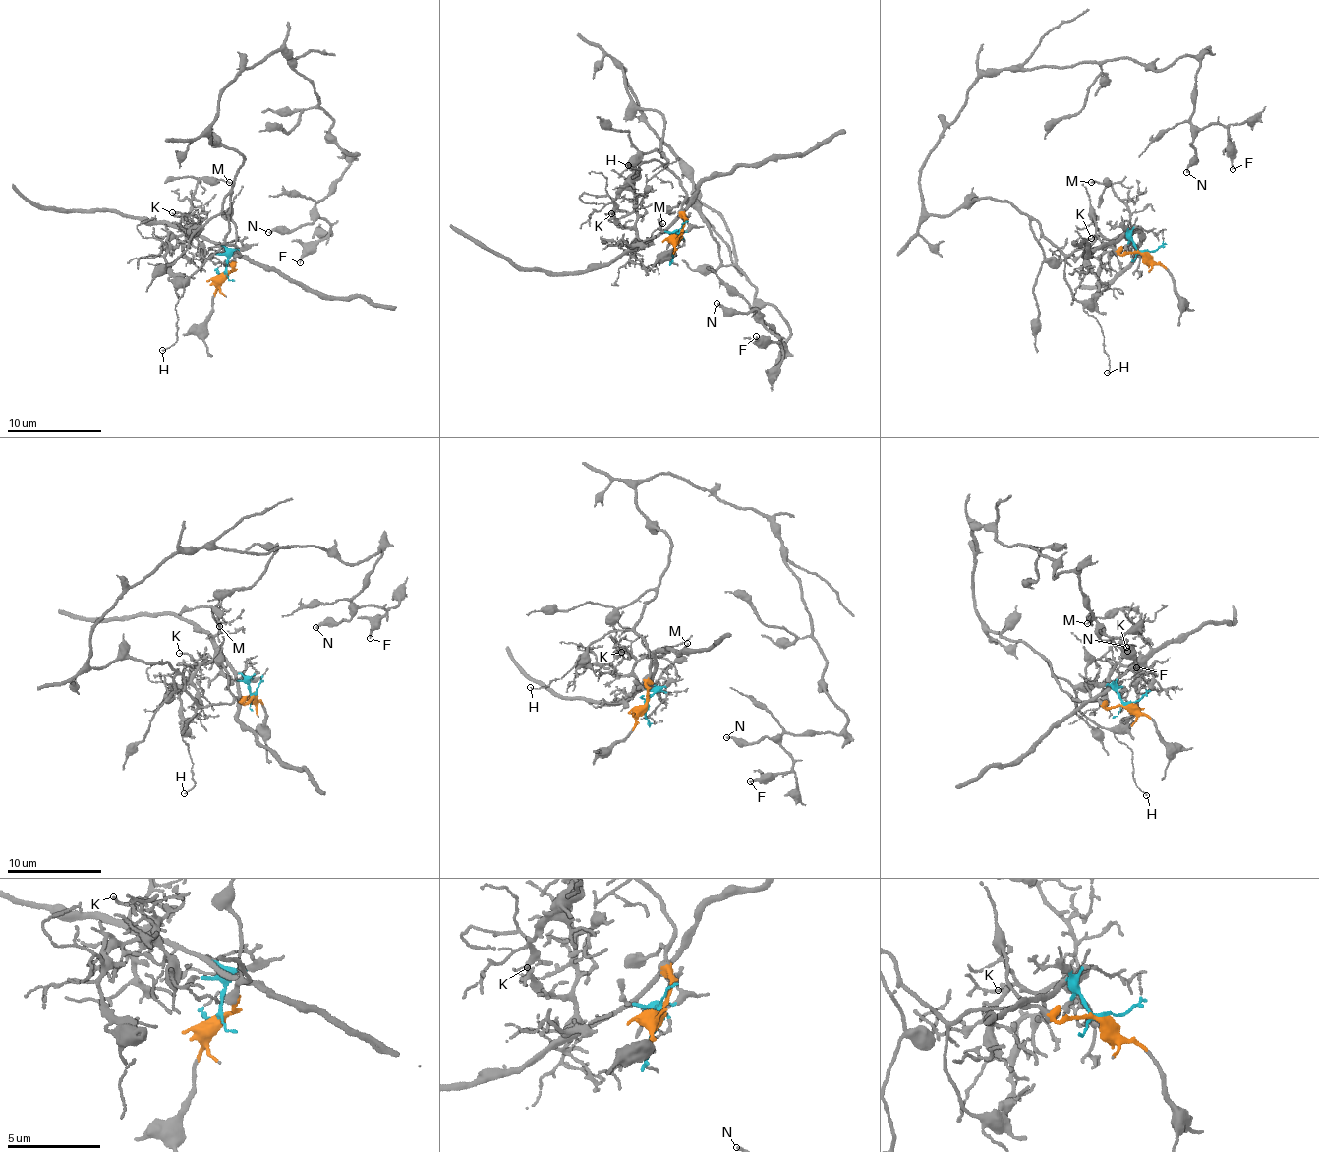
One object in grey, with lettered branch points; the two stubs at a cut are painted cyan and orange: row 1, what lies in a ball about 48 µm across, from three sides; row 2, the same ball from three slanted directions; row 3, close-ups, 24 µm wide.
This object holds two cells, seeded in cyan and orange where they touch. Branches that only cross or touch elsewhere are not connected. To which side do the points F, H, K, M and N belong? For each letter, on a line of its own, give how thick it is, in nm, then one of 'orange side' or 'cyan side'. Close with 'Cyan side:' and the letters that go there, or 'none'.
F: calibre 170 nm; orange side
H: calibre 80 nm; orange side
K: calibre 130 nm; cyan side
M: calibre 110 nm; cyan side
N: calibre 180 nm; orange side
Cyan side: K, M

